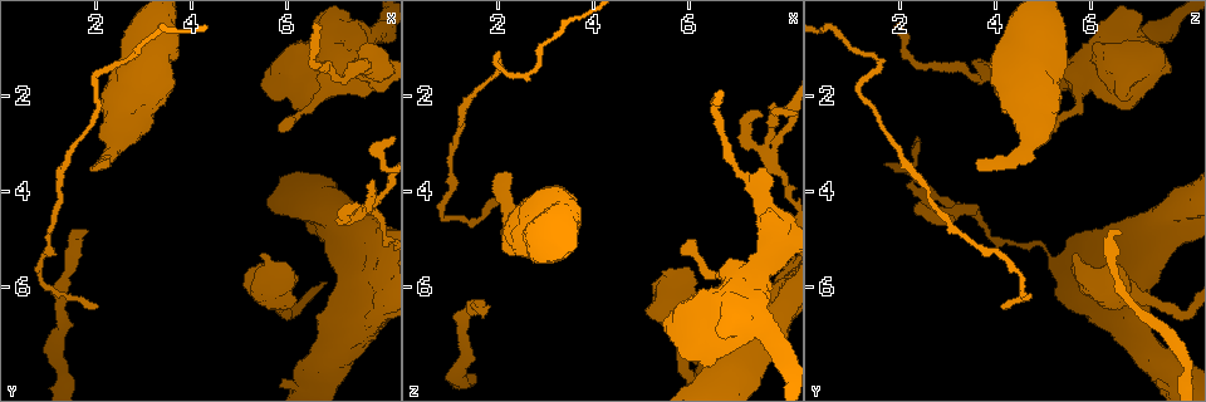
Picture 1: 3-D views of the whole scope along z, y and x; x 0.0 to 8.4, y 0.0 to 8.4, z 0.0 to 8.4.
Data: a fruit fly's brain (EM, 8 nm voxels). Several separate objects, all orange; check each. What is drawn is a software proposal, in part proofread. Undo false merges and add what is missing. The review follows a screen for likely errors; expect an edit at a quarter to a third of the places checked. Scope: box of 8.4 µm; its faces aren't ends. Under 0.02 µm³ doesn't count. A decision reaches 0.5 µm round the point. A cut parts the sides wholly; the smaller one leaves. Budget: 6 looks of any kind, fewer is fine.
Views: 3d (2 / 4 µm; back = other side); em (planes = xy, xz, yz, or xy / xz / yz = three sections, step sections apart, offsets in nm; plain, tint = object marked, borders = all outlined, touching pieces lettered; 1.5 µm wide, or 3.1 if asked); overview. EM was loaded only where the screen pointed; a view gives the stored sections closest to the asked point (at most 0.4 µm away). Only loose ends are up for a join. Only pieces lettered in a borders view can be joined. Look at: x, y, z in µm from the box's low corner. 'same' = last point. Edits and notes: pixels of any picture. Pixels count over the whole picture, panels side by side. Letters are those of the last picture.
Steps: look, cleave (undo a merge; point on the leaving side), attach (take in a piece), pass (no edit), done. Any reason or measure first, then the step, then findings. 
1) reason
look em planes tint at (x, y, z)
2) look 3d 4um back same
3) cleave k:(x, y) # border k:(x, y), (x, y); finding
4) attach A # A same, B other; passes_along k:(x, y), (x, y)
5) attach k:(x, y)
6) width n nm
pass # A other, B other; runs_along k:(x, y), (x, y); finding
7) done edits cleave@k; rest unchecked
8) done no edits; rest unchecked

tapers out
look em xy step 8 tint at (2.00, 6.40, 4.25)

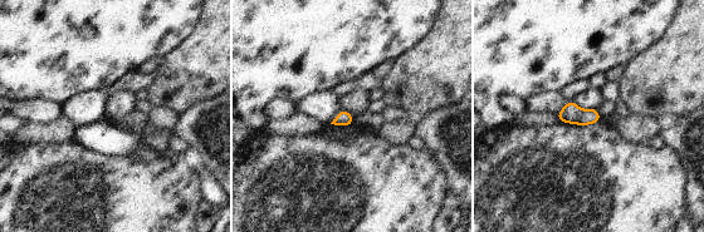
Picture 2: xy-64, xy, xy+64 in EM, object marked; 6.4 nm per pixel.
look em planes borders same

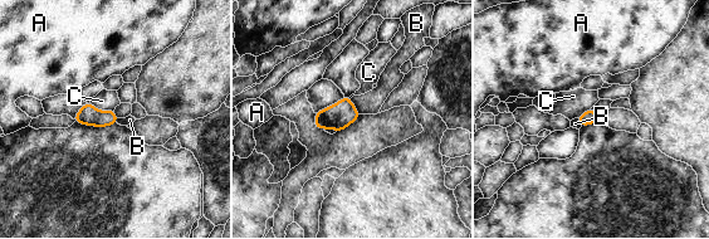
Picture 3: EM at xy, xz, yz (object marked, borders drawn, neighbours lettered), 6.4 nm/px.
width 100 nm; longest_contact C 170 nm
pass # A other, B other, C other; none of them fits

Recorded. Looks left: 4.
thick turns thin
look 3d 4um at (6.75, 1.95, 5.70)

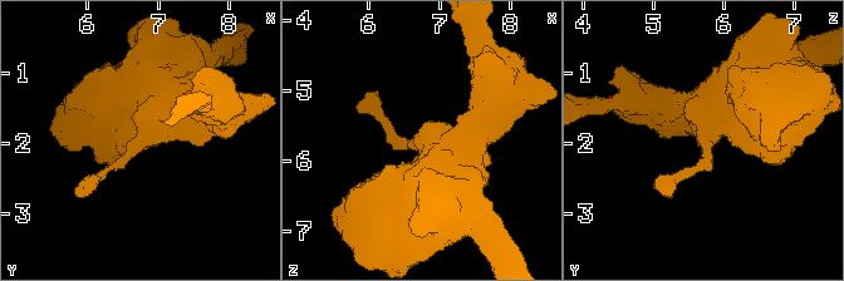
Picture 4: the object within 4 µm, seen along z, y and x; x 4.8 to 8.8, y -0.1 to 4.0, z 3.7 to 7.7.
now the EM
look em planes borders at (6.75, 1.90, 5.70)

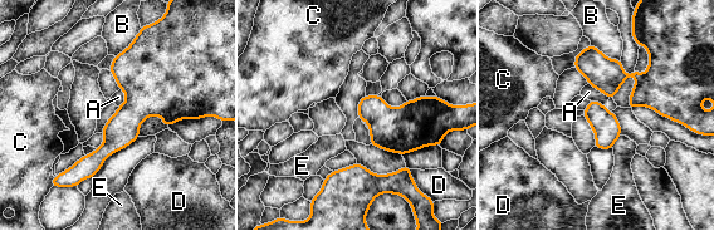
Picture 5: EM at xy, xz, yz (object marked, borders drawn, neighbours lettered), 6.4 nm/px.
width 180 nm
pass # A other, B other, C other, D other, E other; border 5:(120, 88), (125, 99), (117, 106); all the same neuron

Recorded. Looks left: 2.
three-way junction
look em planes borders at (7.80, 4.40, 3.40)

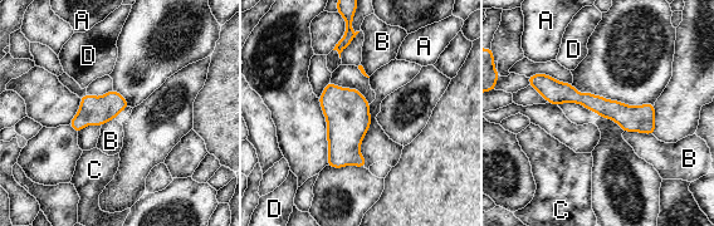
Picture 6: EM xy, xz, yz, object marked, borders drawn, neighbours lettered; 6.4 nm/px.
width 120 nm
pass # A other, B other, C other, D other; border 6:(624, 131), (645, 132), (653, 136); continuous, no second neuron

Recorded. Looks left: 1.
done no edits; rest unchecked

